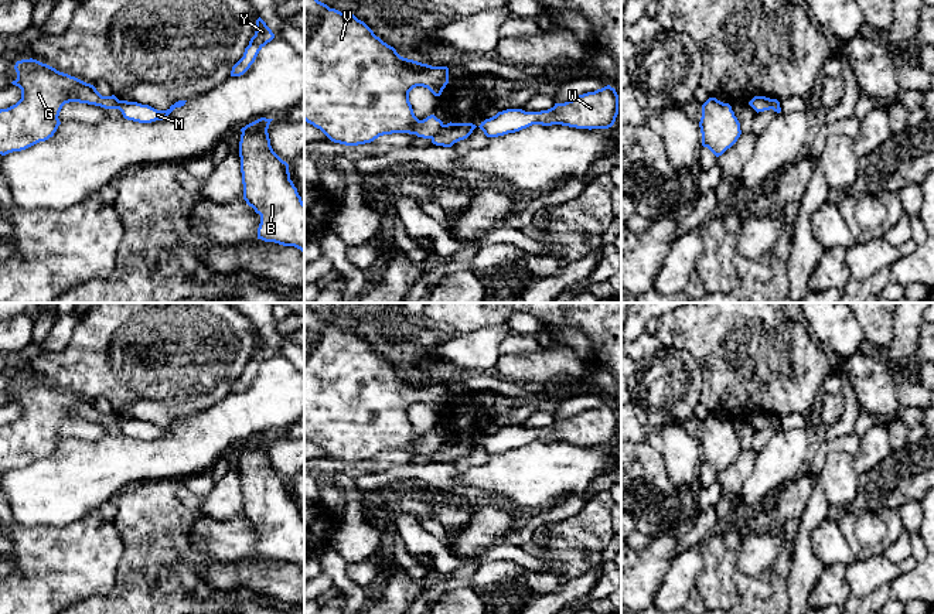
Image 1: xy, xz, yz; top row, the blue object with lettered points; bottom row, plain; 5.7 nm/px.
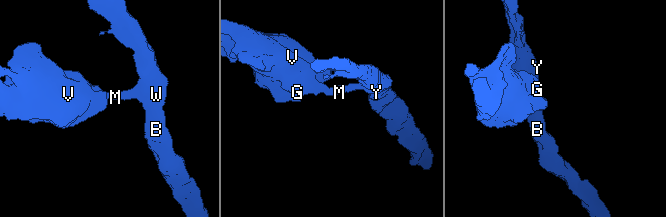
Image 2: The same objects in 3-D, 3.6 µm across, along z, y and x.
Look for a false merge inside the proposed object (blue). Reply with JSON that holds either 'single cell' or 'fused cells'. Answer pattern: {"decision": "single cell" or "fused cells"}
{"decision": "fused cells"}

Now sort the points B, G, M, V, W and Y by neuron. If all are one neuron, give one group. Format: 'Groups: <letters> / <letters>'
Groups: B M W Y / G V

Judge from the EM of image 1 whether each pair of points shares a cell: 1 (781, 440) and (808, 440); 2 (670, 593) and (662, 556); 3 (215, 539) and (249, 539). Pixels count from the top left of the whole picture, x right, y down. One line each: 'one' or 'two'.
1: one
2: two
3: one

